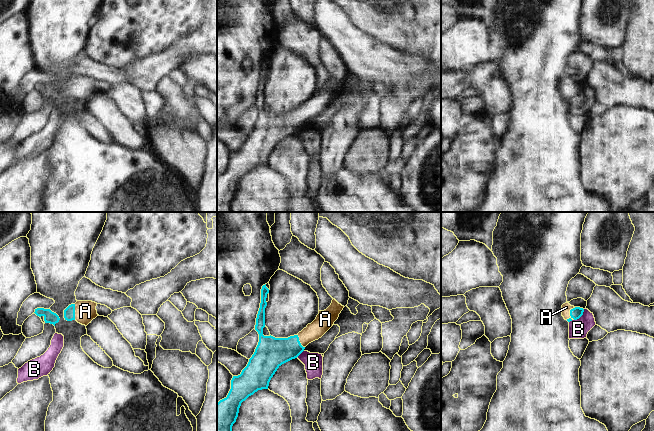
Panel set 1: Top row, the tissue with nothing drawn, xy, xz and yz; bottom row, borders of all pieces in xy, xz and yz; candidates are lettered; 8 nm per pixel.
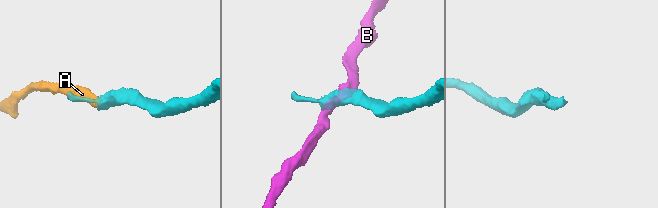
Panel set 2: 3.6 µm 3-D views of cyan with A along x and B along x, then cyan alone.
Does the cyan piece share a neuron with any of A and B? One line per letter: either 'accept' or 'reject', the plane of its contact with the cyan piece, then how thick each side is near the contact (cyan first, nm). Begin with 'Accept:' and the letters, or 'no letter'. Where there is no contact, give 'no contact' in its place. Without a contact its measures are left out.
Accept: A
A: accept | yz | 90/70 nm
B: reject | yz | 90/160 nm

